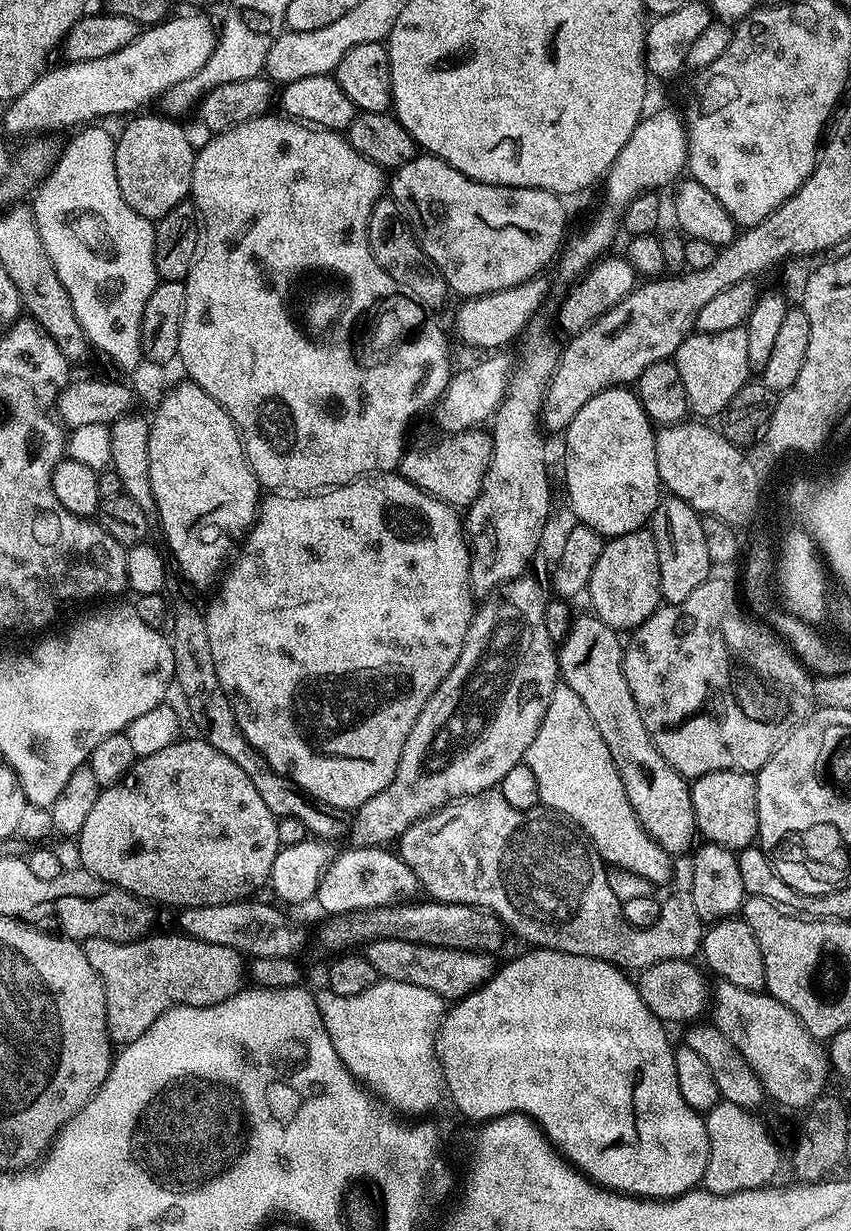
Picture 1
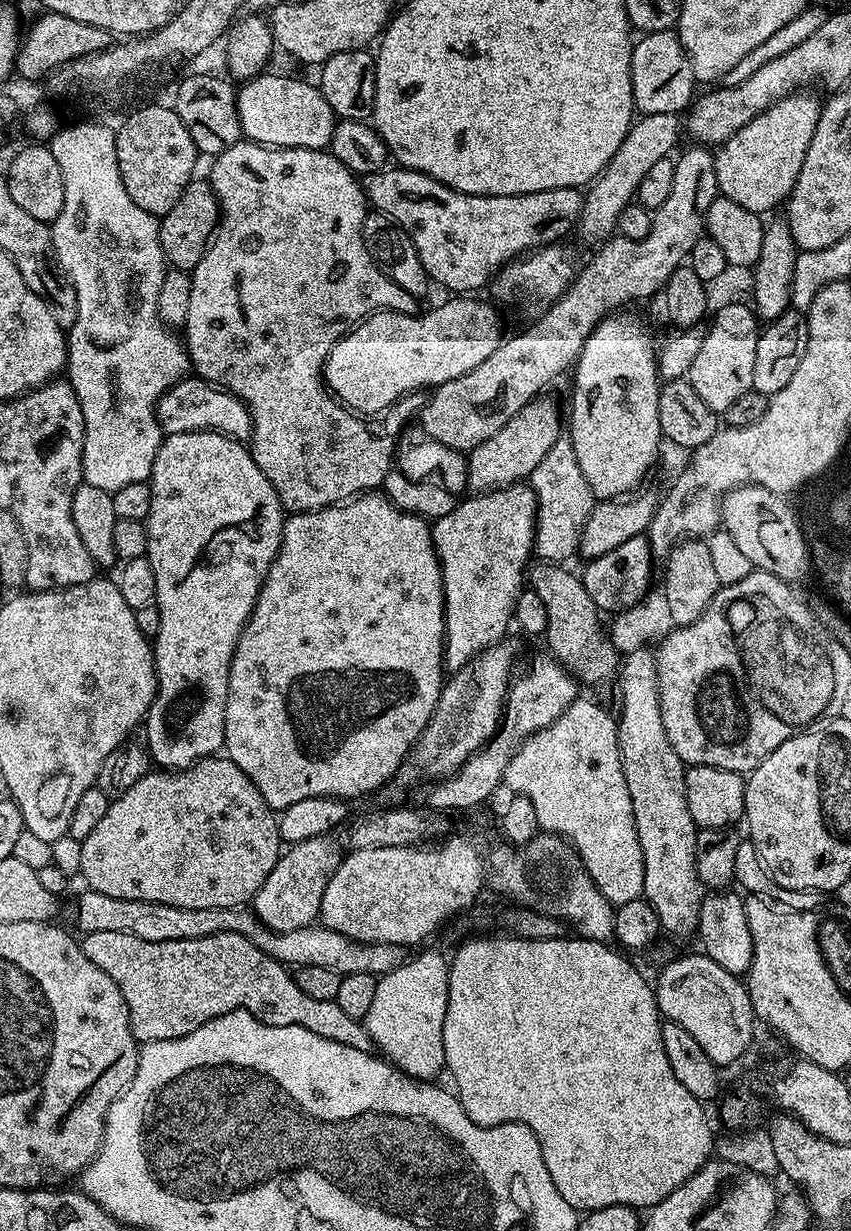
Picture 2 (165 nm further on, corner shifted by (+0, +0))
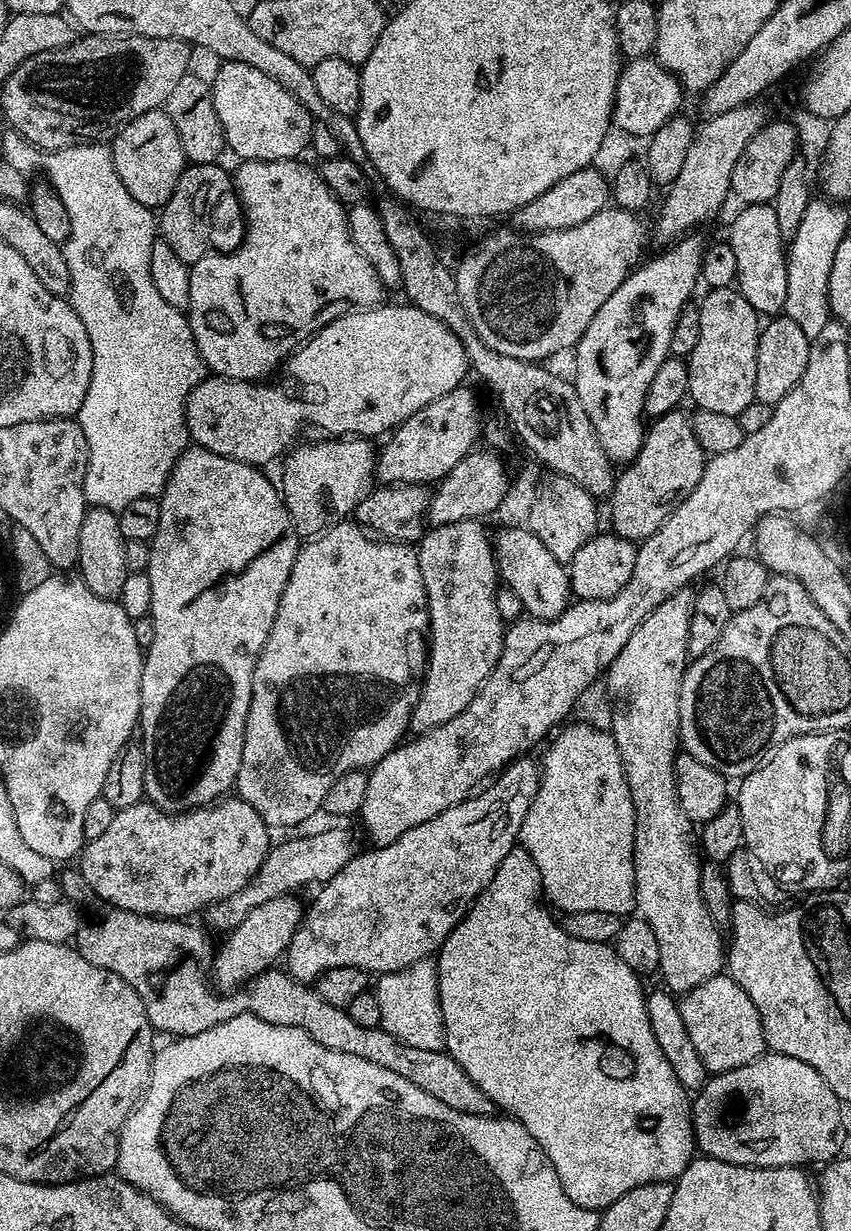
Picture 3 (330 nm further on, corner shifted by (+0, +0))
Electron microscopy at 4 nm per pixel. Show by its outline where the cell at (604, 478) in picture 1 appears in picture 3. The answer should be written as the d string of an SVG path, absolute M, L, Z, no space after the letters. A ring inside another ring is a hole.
M689 234L665 247L661 256L645 259L624 279L622 286L602 302L598 314L594 314L590 326L586 326L586 334L576 343L574 383L578 399L613 465L631 464L644 445L644 403L650 382L654 382L658 366L670 355L674 322L678 322L680 311L691 301L688 299L700 280L705 245L700 244L698 237Z

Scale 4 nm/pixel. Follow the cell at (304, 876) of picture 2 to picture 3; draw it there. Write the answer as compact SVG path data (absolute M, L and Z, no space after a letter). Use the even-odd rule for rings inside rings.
M289 894L270 898L270 902L262 902L262 906L254 906L238 926L227 933L224 945L219 945L212 962L210 979L221 993L235 992L244 987L248 981L258 974L269 971L276 959L283 957L288 951L290 942L304 919L305 905L300 905L299 895Z

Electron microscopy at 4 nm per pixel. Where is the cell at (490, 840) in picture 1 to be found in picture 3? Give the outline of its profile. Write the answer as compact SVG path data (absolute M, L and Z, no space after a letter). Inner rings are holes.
M324 828L313 836L296 836L293 840L284 840L280 845L269 847L268 857L262 862L258 874L238 890L238 894L230 894L230 898L219 900L206 910L206 917L216 928L221 928L224 934L232 931L254 910L254 906L262 906L262 902L270 902L270 898L287 896L295 893L304 883L312 884L334 878L346 862L356 857L358 845L356 836L348 828Z

